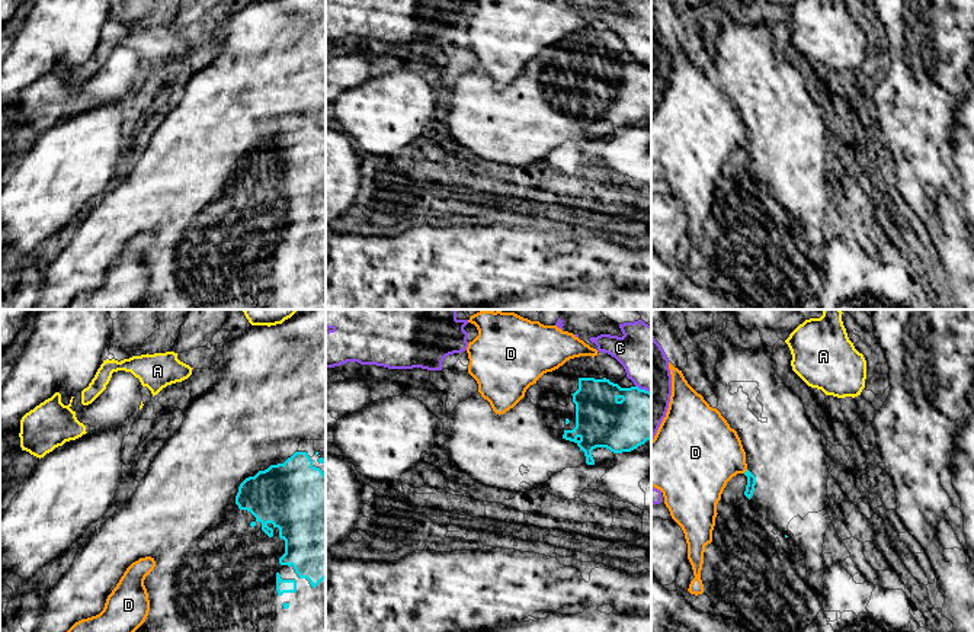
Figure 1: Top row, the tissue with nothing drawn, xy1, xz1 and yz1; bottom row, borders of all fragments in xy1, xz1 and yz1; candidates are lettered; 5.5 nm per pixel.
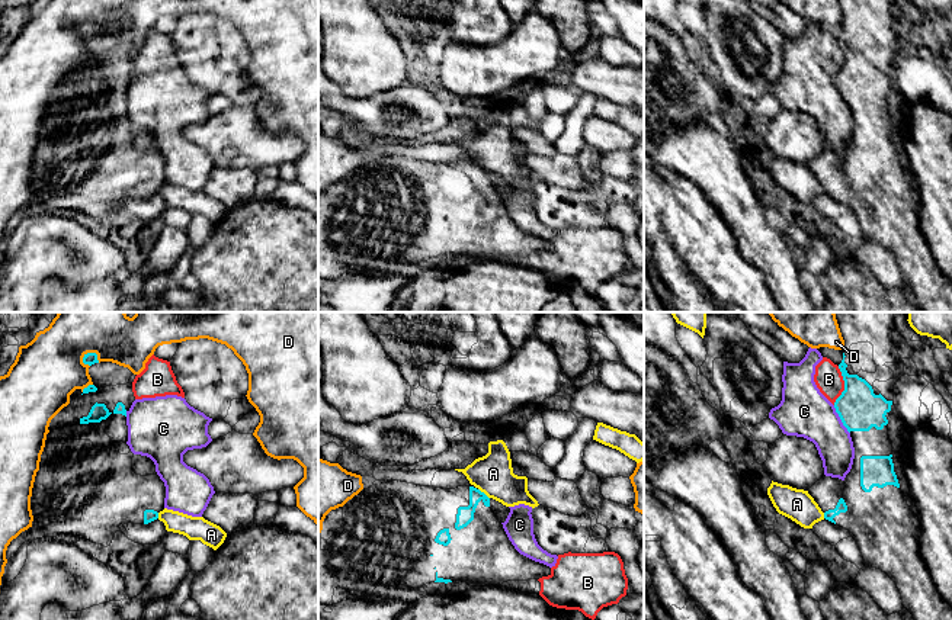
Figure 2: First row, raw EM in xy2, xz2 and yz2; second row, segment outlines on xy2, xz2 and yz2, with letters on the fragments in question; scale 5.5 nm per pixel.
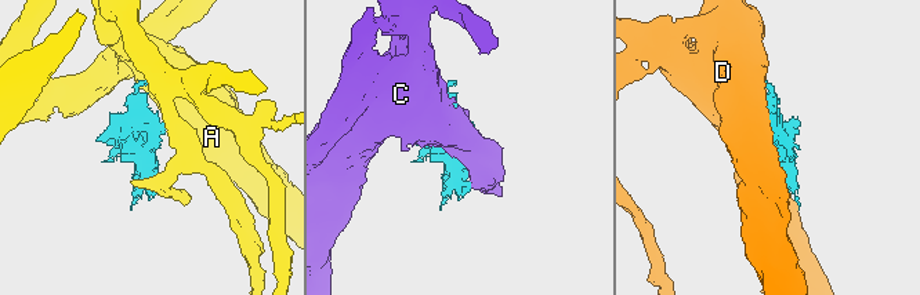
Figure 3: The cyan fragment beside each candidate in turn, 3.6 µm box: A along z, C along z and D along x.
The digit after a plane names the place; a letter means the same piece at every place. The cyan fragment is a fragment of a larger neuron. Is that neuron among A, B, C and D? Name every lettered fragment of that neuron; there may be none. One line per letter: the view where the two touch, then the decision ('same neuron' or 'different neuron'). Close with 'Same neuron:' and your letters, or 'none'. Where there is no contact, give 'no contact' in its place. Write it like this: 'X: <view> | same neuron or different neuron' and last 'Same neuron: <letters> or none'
A: xz2 | different neuron
B: yz2 | different neuron
C: yz2 | different neuron
D: xy2 | different neuron
Same neuron: none

